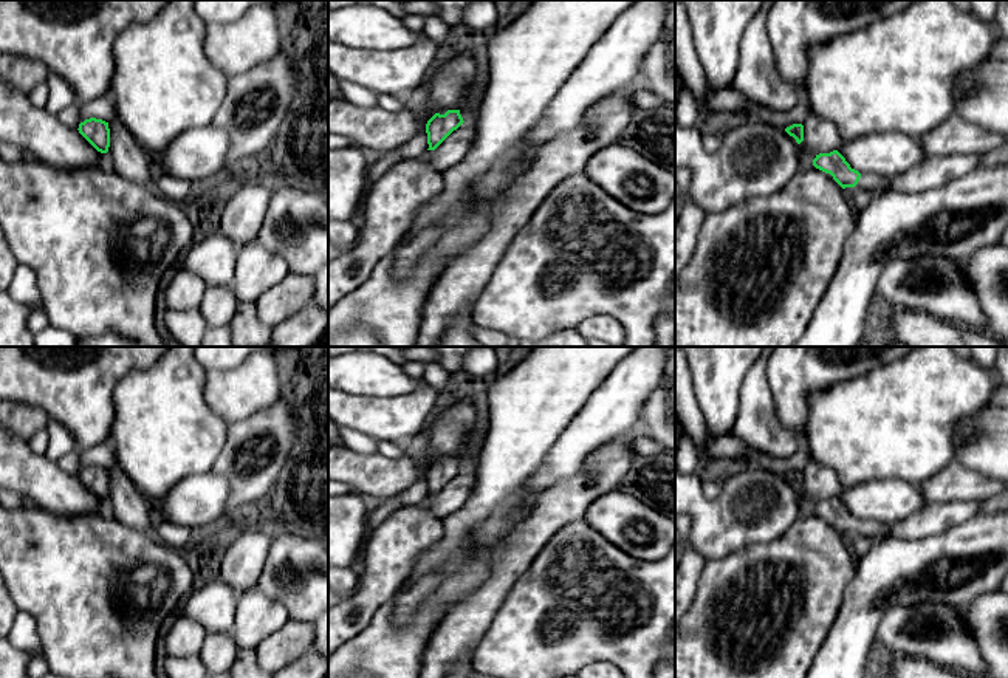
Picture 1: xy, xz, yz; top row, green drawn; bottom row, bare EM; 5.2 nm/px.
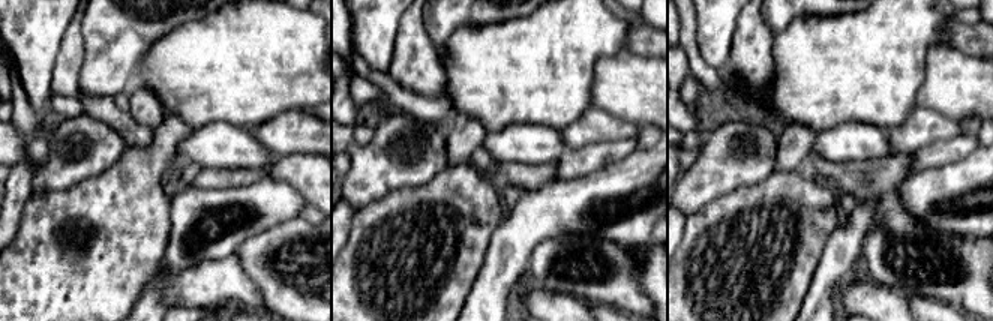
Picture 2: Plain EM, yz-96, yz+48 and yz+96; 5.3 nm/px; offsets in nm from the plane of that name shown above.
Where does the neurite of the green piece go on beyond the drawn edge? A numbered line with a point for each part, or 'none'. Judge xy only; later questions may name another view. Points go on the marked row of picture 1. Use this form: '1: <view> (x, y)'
none

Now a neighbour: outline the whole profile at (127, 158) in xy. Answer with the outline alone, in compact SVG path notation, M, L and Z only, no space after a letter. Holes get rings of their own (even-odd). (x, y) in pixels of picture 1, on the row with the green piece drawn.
M119 121L108 122L108 128L108 166L125 180L152 187L156 170L150 155Z

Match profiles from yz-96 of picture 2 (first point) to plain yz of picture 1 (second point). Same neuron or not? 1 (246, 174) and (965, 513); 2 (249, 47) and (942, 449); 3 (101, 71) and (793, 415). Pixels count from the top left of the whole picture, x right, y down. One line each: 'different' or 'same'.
1: same
2: same
3: same

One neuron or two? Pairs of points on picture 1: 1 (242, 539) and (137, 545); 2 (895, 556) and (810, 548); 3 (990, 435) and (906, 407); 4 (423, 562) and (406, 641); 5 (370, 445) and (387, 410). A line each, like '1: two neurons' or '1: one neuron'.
1: two neurons
2: two neurons
3: two neurons
4: one neuron
5: two neurons

